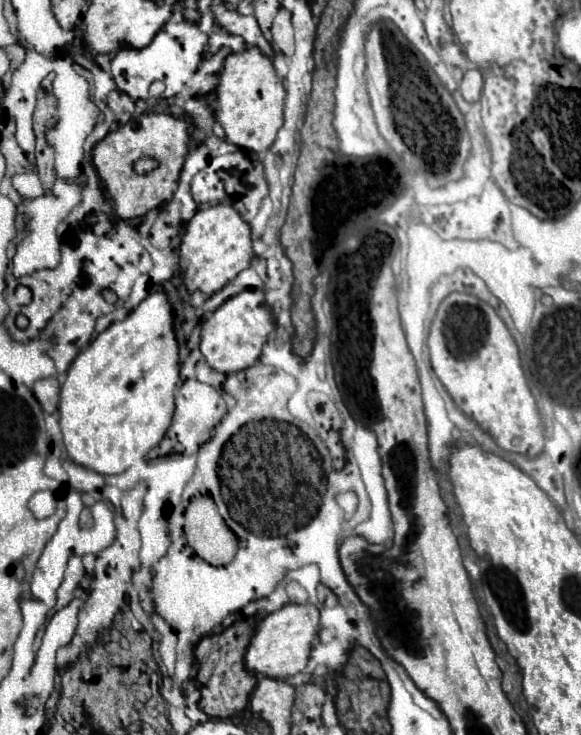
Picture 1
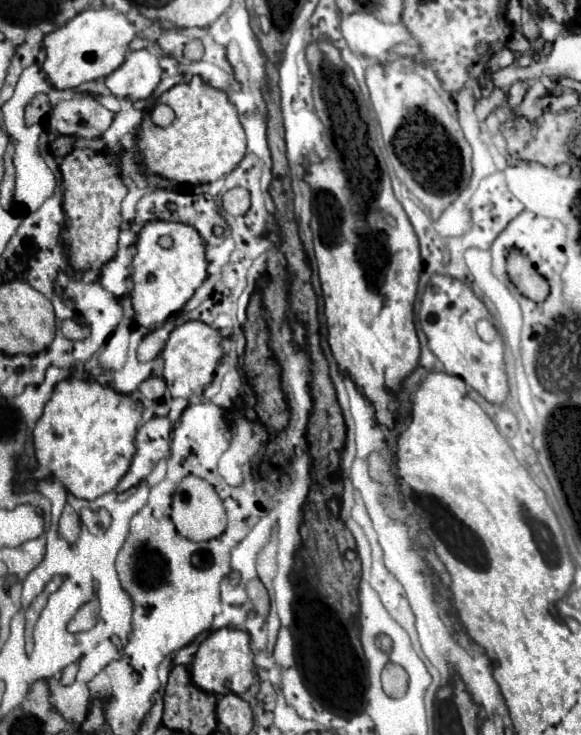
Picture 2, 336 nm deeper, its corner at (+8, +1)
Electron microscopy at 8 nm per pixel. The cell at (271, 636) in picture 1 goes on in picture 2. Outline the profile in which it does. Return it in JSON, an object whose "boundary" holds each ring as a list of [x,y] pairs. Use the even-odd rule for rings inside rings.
{"boundary":[[[242,629],[212,631],[212,635],[200,643],[196,659],[190,665],[190,675],[196,687],[200,687],[202,691],[214,695],[220,695],[222,691],[230,691],[242,695],[256,681],[256,665],[254,665],[254,653],[250,649],[250,635]]]}

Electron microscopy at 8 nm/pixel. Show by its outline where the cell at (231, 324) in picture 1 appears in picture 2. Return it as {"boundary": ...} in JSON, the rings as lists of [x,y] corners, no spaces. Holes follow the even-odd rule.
{"boundary":[[[186,321],[170,333],[170,339],[160,355],[164,357],[164,379],[168,383],[168,391],[172,393],[172,397],[190,399],[192,395],[200,395],[202,389],[210,385],[214,369],[218,361],[224,357],[222,335],[218,329],[202,321]]]}

